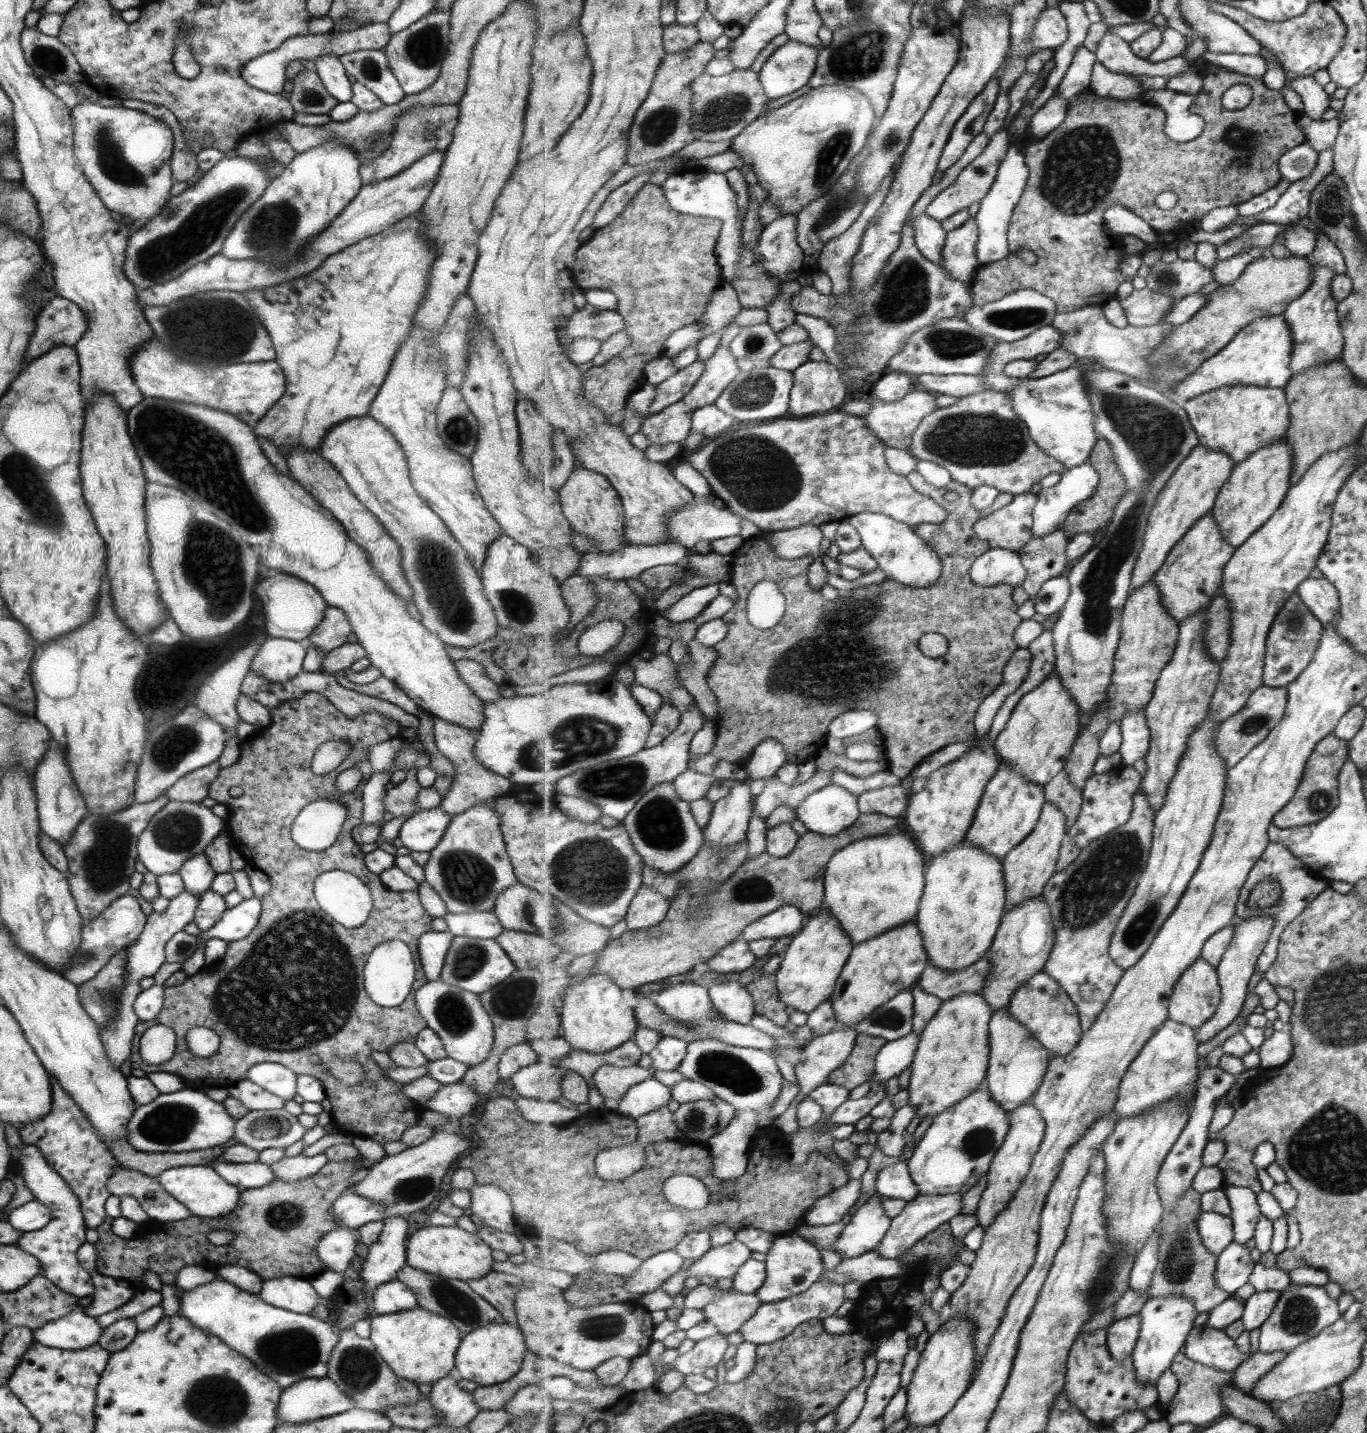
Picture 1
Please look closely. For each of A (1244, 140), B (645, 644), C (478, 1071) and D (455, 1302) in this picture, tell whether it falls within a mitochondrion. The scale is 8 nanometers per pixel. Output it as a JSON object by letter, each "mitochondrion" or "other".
{"A":"other","B":"other","C":"other","D":"mitochondrion"}

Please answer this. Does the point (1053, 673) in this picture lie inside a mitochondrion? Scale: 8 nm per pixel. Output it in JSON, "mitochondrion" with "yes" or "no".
{"mitochondrion":"no"}

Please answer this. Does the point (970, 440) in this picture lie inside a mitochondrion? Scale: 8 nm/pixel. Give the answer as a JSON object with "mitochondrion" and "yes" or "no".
{"mitochondrion":"yes"}

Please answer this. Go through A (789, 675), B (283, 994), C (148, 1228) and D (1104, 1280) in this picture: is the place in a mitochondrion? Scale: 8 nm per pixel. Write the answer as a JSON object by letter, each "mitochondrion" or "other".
{"A":"mitochondrion","B":"mitochondrion","C":"other","D":"mitochondrion"}

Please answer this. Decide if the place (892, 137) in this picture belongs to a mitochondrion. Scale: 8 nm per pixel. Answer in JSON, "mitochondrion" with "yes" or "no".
{"mitochondrion":"yes"}

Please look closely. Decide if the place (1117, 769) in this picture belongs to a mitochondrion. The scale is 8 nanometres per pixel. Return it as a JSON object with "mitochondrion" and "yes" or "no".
{"mitochondrion":"no"}

